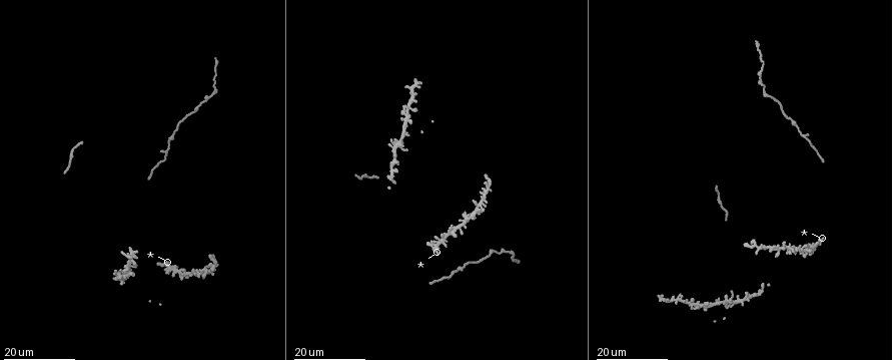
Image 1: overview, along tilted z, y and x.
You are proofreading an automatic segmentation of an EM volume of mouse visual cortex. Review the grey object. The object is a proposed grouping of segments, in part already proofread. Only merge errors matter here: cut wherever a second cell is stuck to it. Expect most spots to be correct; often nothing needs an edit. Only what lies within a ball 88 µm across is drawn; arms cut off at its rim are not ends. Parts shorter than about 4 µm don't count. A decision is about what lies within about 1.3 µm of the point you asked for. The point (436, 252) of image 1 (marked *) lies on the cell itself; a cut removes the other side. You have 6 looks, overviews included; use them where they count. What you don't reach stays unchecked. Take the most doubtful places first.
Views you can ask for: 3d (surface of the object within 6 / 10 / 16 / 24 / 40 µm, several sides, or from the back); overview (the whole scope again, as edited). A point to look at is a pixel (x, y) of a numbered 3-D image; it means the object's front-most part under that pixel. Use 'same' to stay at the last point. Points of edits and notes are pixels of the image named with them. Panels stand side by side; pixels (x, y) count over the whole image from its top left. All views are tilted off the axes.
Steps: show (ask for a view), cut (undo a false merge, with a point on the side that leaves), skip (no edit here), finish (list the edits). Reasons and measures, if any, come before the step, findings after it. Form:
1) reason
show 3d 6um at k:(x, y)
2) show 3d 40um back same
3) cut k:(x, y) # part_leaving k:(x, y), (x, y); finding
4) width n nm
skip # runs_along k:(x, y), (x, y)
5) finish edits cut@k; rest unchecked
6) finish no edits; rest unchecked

thin neck
show 3d 24um at 1:(767, 246)

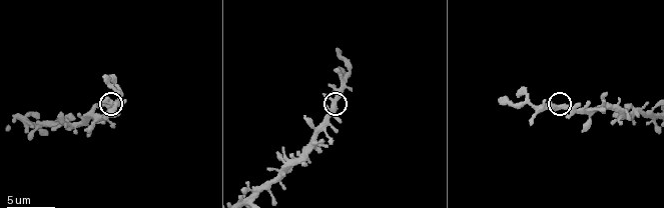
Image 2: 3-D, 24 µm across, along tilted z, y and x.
show 3d 6um at 2:(334, 101)

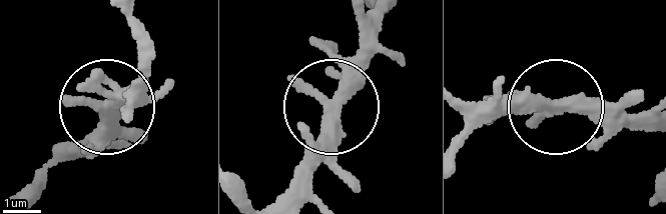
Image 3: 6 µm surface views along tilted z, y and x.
arms 3
skip # one cell here

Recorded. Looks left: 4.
narrows sharply
show 3d 24um at 1:(673, 299)

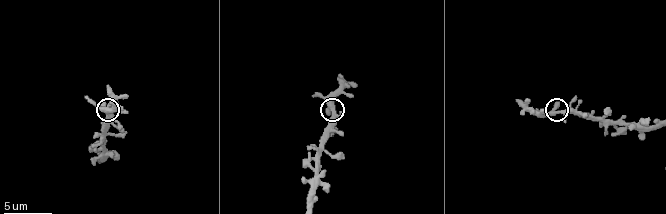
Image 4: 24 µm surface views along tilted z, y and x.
show 3d 6um at 4:(332, 111)

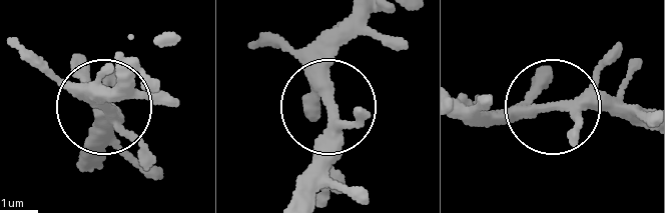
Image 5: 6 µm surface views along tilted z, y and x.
arms 4
skip # continuous, no second cell

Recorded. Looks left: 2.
thick turns thin
show 3d 16um at 2:(506, 102)

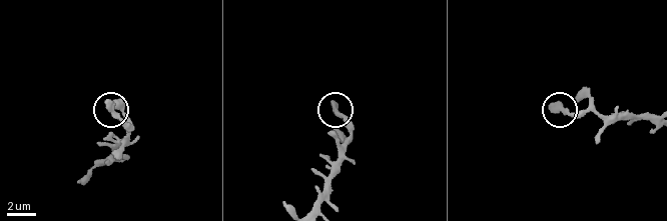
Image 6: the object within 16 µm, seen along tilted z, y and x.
skip # runs_along 6:(652, 121), (603, 117), (592, 110), (570, 113), (559, 109); continuous, no second cell

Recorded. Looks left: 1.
finish no edits; rest unchecked

